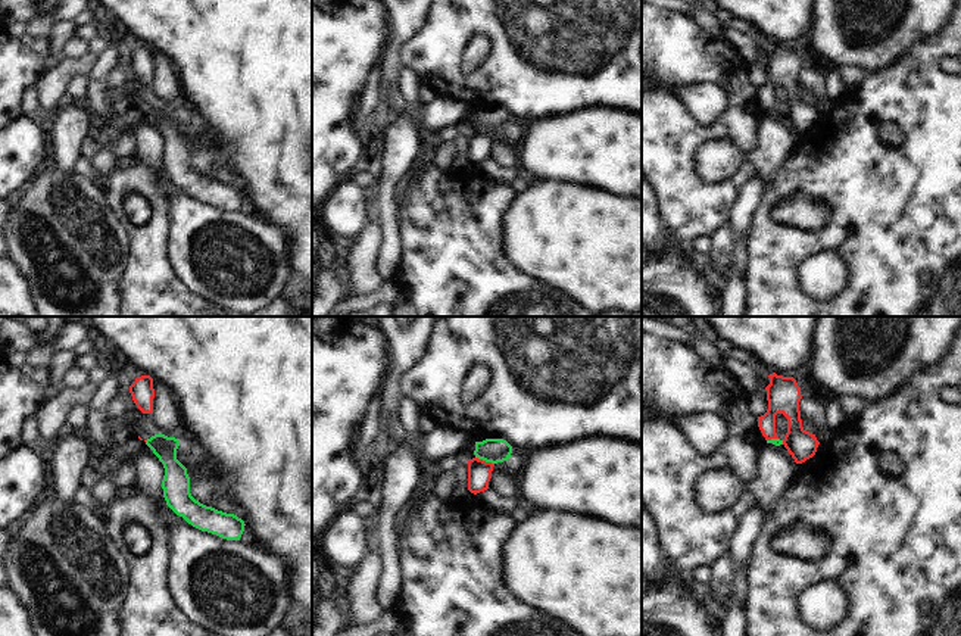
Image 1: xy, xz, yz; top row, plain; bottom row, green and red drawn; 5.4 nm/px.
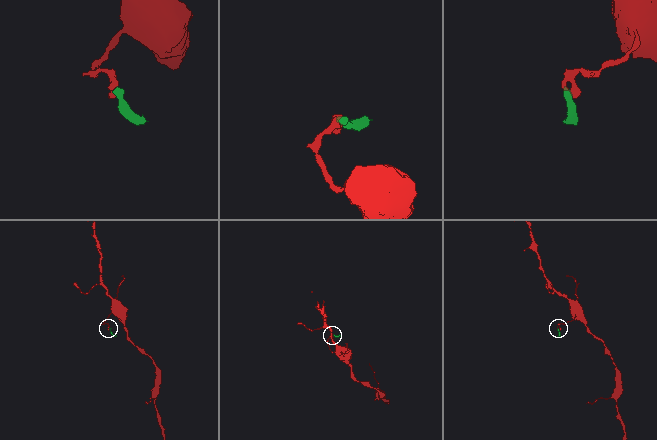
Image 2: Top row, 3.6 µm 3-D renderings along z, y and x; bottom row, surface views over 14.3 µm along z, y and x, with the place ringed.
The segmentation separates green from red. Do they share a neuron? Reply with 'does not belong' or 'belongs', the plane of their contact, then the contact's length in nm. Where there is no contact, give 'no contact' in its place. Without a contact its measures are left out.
does not belong; meets green in xz; contact 110 nm long

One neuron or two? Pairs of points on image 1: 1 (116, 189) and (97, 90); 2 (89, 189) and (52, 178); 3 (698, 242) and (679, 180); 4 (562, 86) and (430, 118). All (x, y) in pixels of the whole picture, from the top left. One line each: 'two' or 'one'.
1: two
2: one
3: two
4: two

